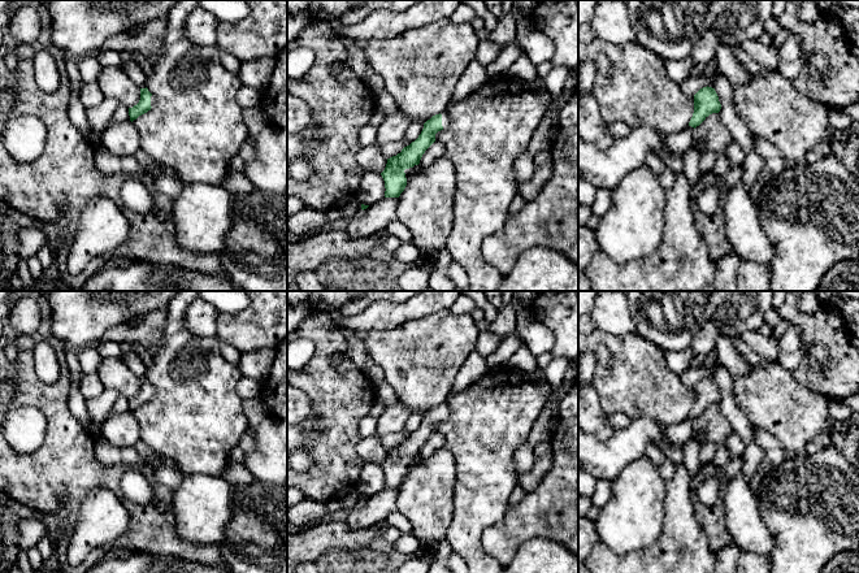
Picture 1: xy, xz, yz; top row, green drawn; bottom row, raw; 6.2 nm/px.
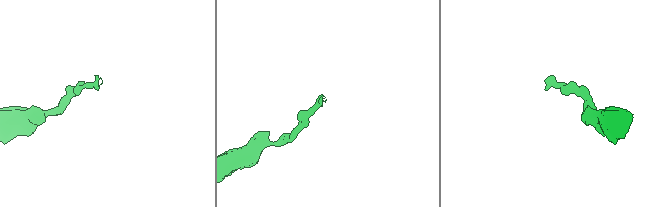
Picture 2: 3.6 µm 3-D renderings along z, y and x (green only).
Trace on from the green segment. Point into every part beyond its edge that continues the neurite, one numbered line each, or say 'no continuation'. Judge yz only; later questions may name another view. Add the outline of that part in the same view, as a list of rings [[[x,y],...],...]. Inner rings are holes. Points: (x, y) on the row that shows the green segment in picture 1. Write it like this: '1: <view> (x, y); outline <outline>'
no continuation

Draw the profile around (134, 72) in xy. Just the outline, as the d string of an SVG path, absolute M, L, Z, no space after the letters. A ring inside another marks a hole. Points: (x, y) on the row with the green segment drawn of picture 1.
M126 61L121 69L127 74L127 77L140 88L147 87L147 75L143 69L135 61Z

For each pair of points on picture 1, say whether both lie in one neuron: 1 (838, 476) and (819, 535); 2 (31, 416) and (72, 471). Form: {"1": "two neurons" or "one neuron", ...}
{"1": "one neuron", "2": "two neurons"}

